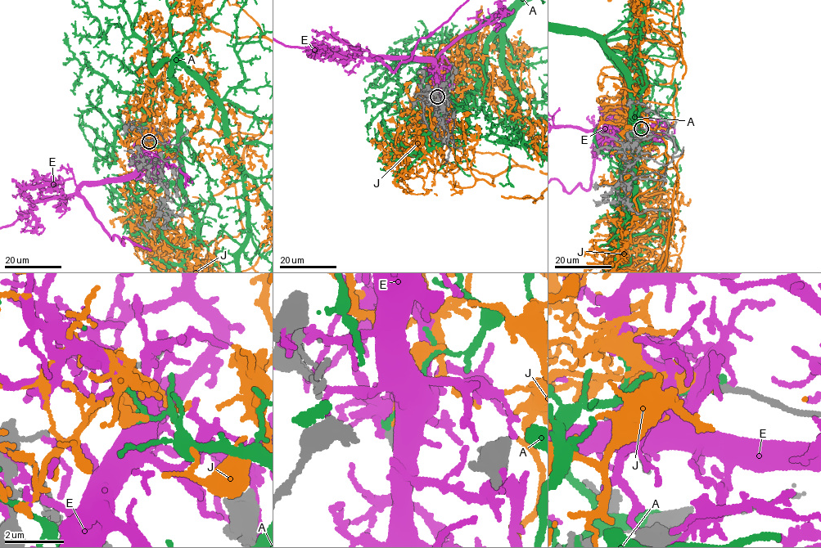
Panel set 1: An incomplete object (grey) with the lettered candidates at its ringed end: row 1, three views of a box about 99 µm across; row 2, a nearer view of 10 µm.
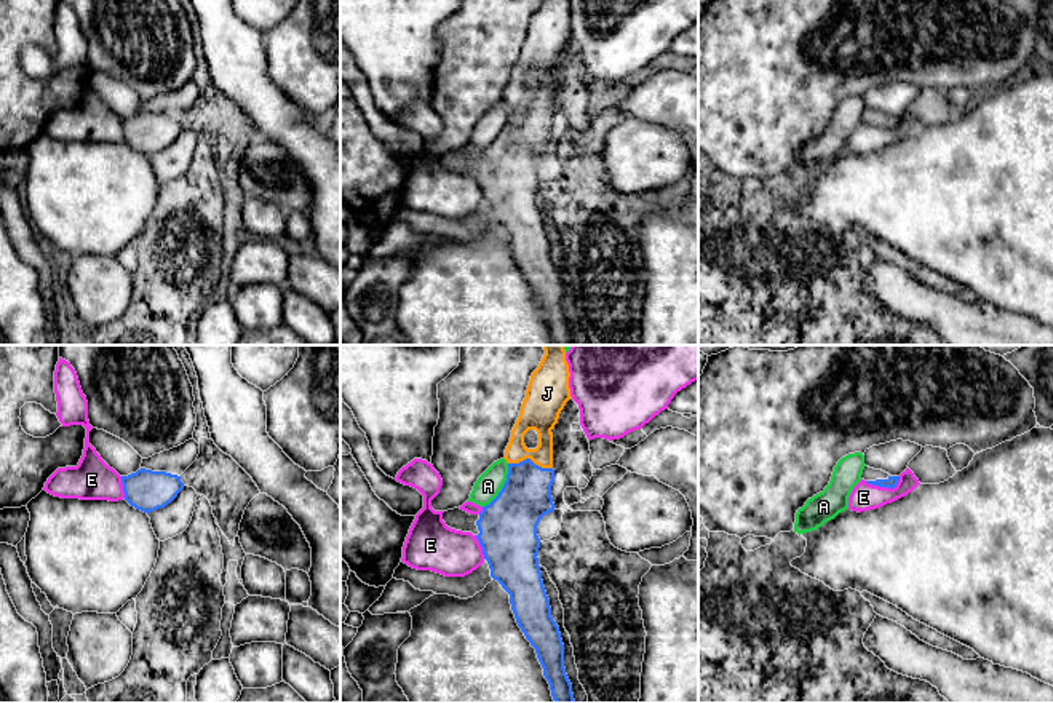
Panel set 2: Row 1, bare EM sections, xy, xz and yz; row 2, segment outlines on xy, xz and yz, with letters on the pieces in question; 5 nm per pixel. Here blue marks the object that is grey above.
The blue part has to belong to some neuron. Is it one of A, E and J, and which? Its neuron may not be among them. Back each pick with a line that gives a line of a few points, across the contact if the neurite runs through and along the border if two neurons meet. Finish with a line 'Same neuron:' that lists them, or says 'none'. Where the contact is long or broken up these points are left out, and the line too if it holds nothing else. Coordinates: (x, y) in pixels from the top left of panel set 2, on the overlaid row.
J: line xz (524, 499), (529, 481), (529, 459), (544, 446), (540, 411)
Same neuron: J

